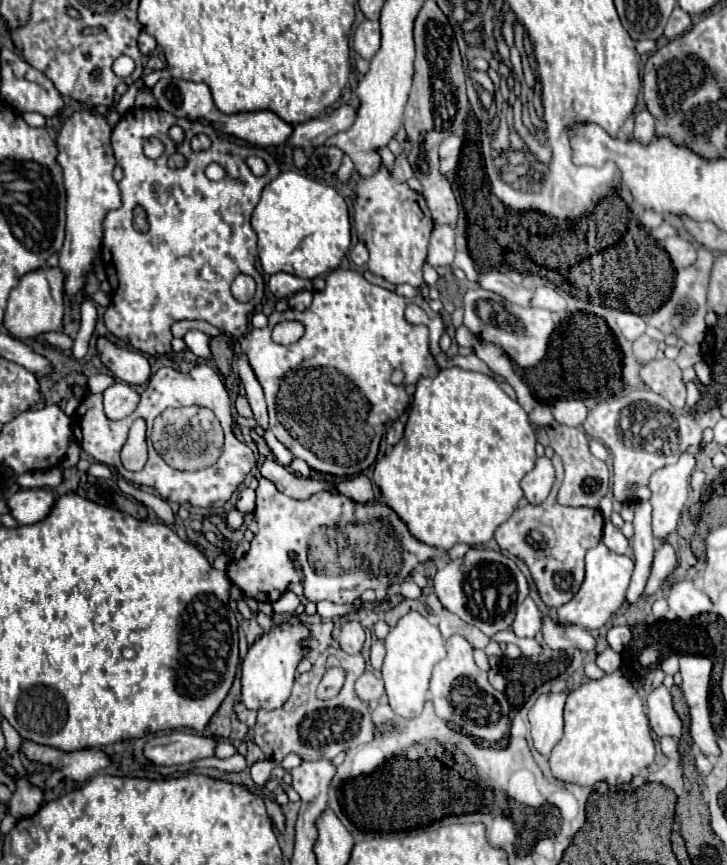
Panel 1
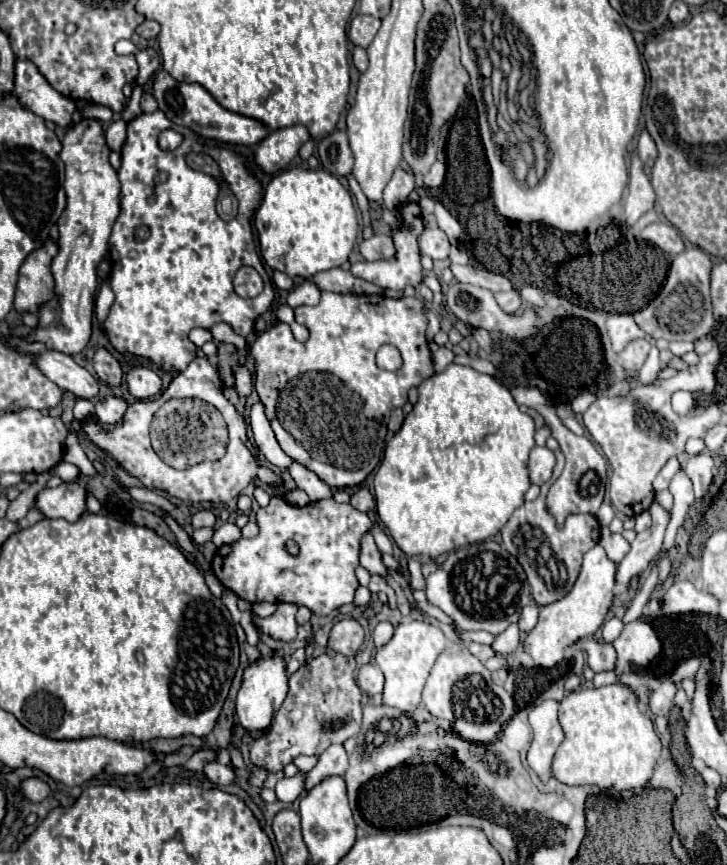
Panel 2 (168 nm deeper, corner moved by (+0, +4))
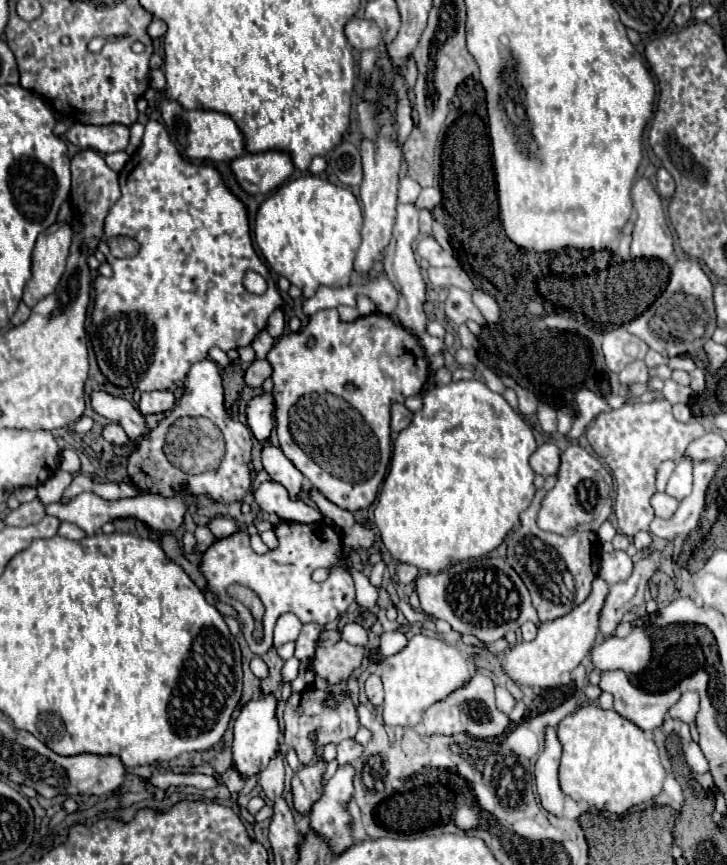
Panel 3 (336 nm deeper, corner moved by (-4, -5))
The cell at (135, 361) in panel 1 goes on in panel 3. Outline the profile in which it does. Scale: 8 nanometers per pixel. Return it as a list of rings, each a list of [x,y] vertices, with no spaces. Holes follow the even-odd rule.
[[[146,391],[146,393],[142,393],[140,403],[138,403],[138,411],[142,415],[170,411],[172,407],[174,407],[172,391]]]

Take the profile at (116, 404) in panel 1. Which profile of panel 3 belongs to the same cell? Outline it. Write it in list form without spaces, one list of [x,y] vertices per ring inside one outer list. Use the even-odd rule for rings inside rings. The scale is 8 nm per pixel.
[[[118,423],[104,425],[102,437],[104,437],[108,443],[114,443],[114,445],[124,445],[124,443],[128,441],[128,435],[124,433],[124,429],[122,429]]]

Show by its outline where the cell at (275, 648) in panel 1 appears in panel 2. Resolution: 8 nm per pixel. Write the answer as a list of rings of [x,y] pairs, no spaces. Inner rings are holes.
[[[274,656],[260,658],[258,662],[250,664],[244,670],[244,680],[236,696],[236,716],[238,716],[238,724],[250,734],[250,738],[256,740],[260,738],[260,734],[264,734],[270,728],[286,694],[288,694],[288,676],[286,676],[286,662],[282,658],[274,658]]]

